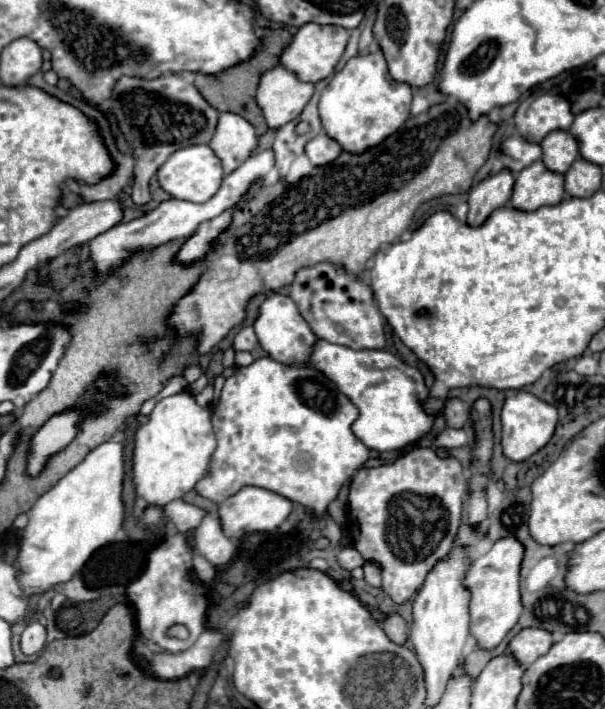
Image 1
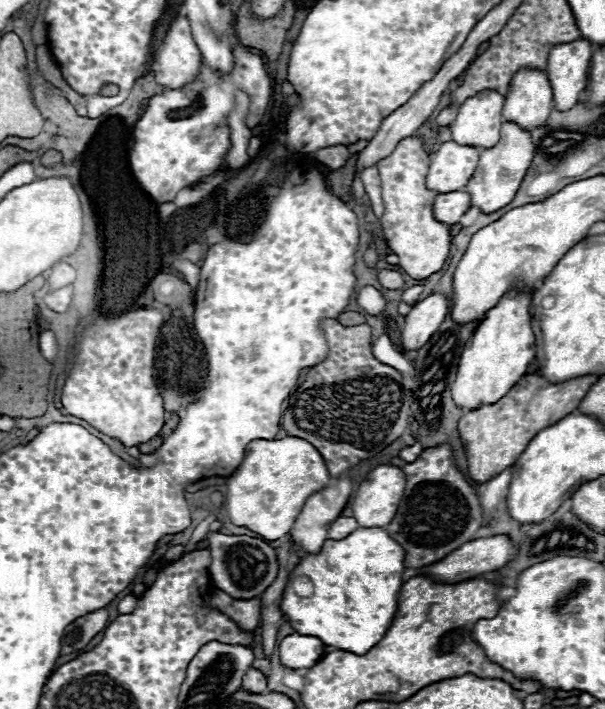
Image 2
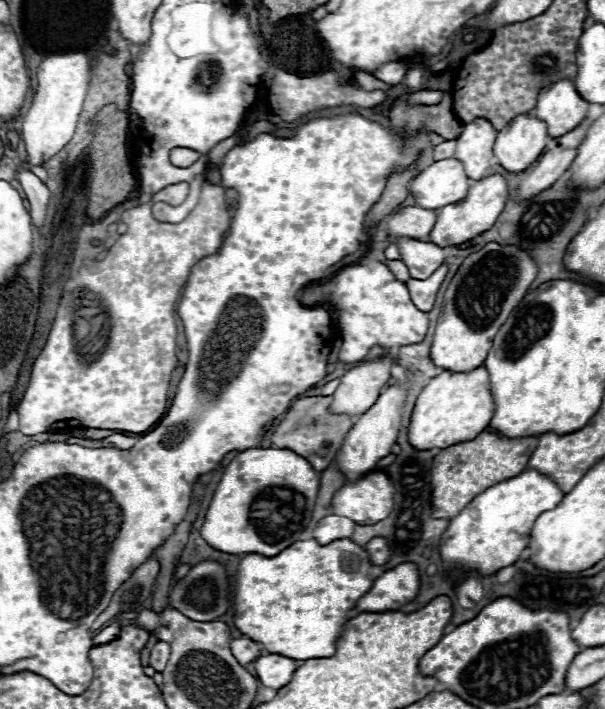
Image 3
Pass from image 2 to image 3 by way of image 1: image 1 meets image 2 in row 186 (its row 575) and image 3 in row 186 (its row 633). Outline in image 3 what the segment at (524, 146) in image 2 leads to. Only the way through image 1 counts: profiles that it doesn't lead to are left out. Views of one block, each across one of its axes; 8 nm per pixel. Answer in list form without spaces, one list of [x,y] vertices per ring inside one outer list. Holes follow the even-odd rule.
[[[492,174],[482,180],[476,180],[476,184],[470,186],[470,190],[462,202],[448,204],[438,210],[438,222],[430,232],[430,242],[438,244],[438,246],[454,246],[454,244],[472,240],[474,236],[490,230],[496,224],[506,202],[508,202],[508,184],[506,184],[504,176]]]

